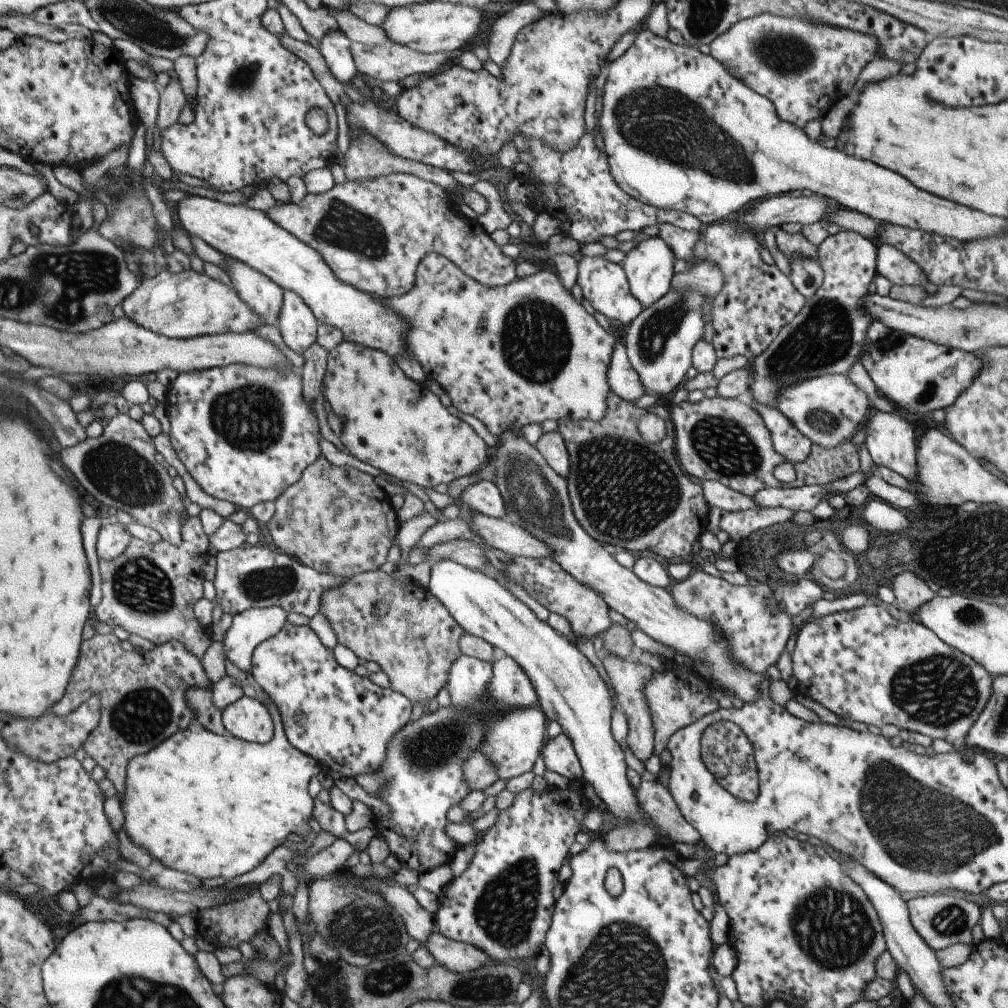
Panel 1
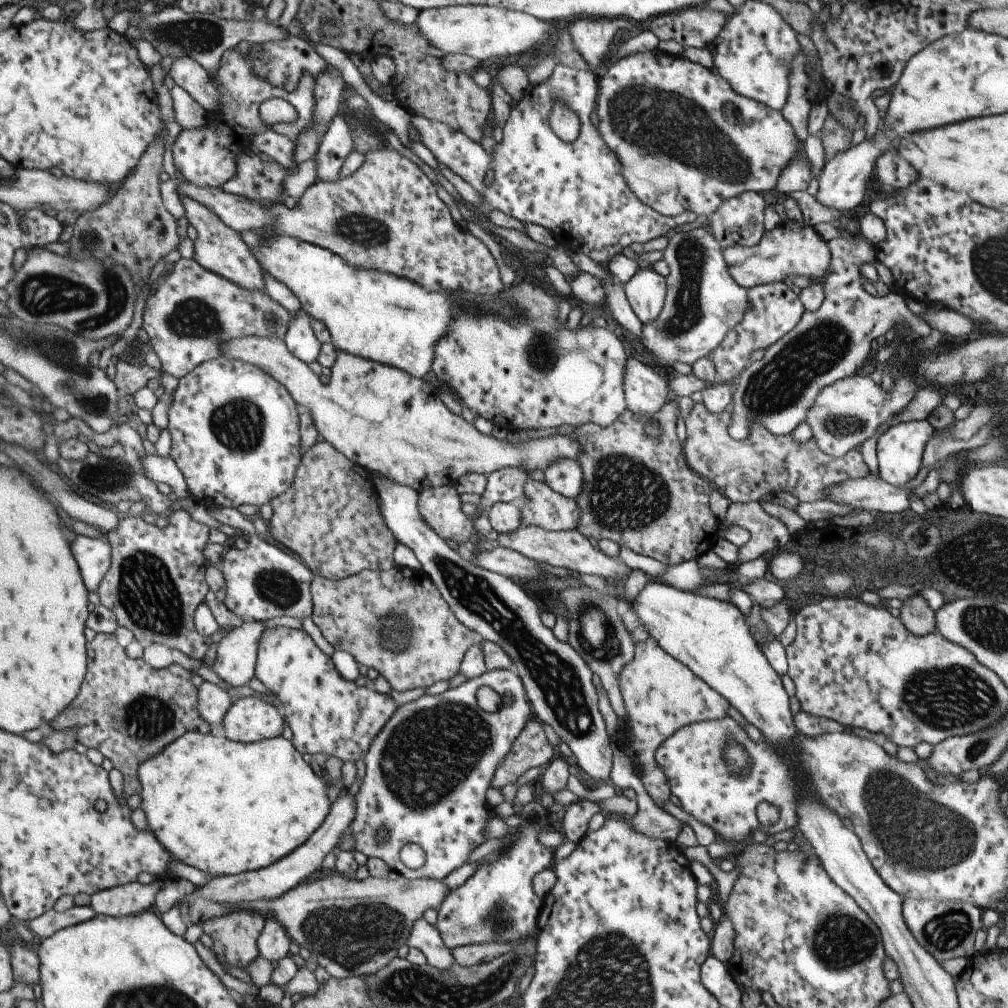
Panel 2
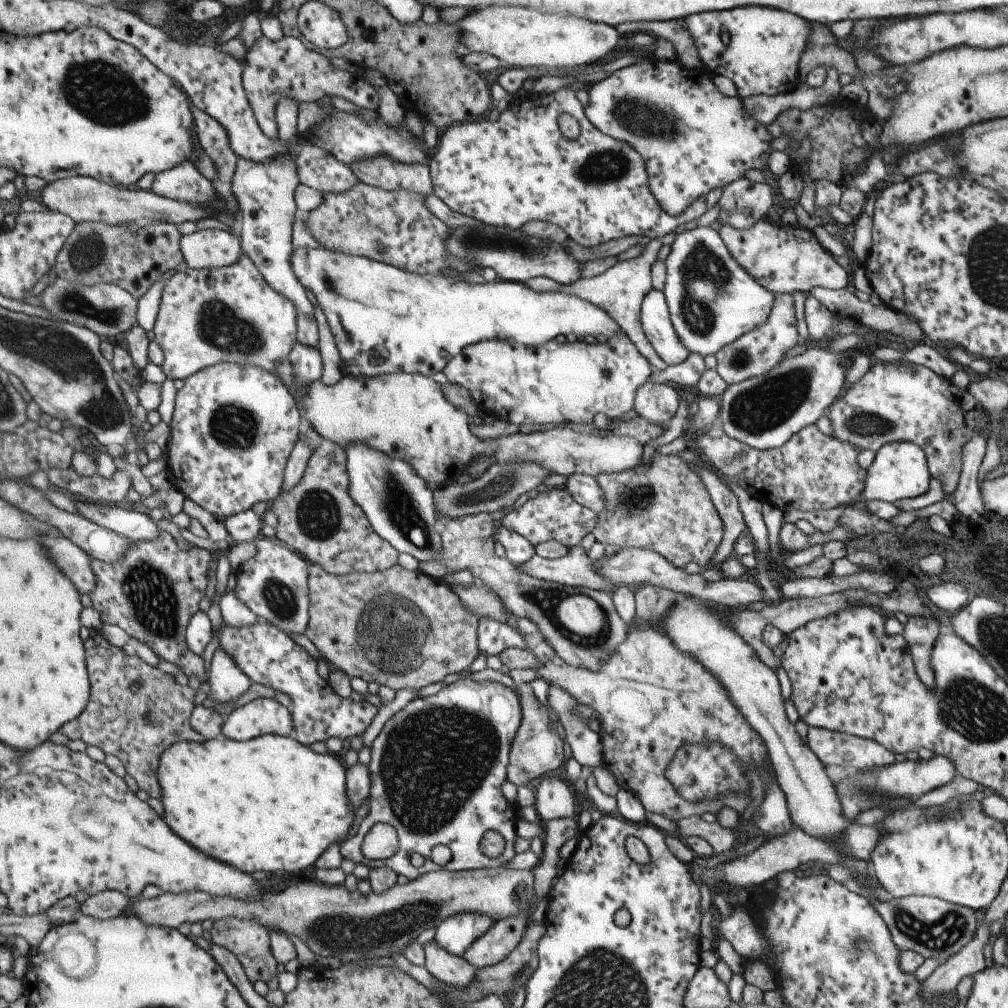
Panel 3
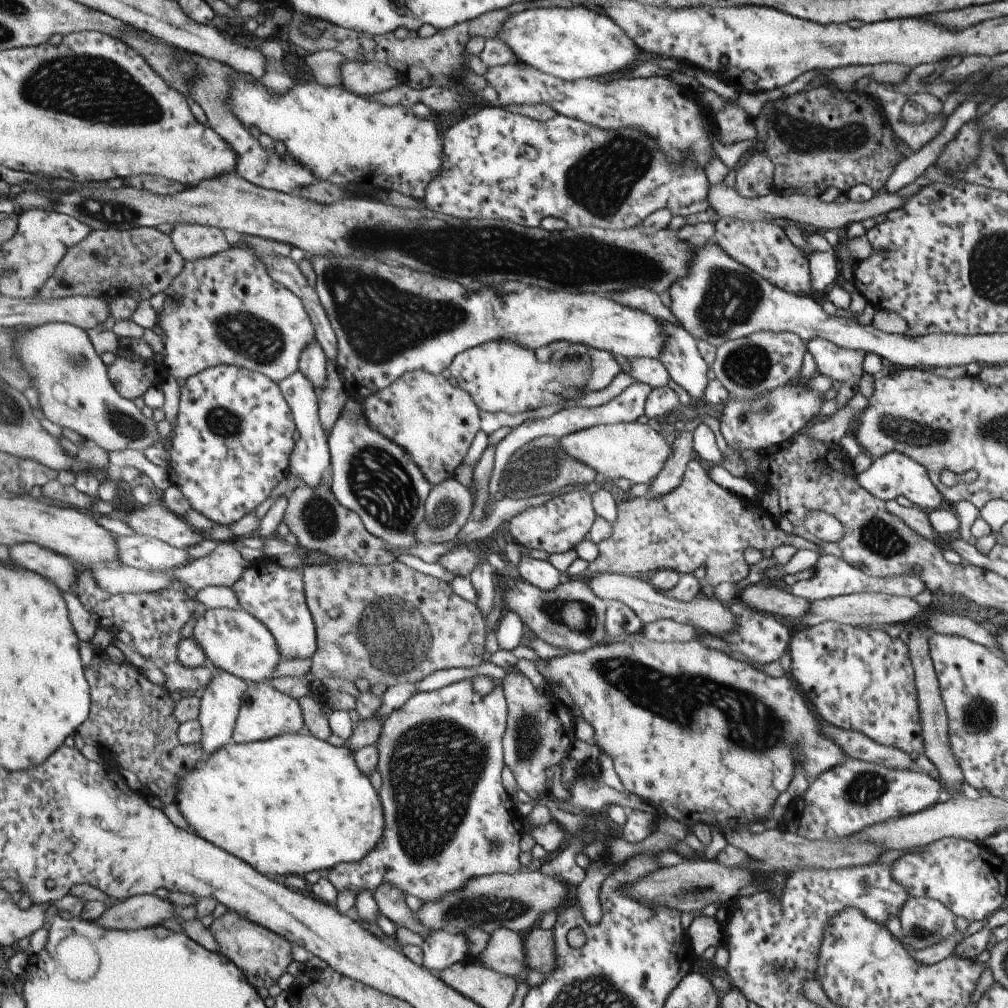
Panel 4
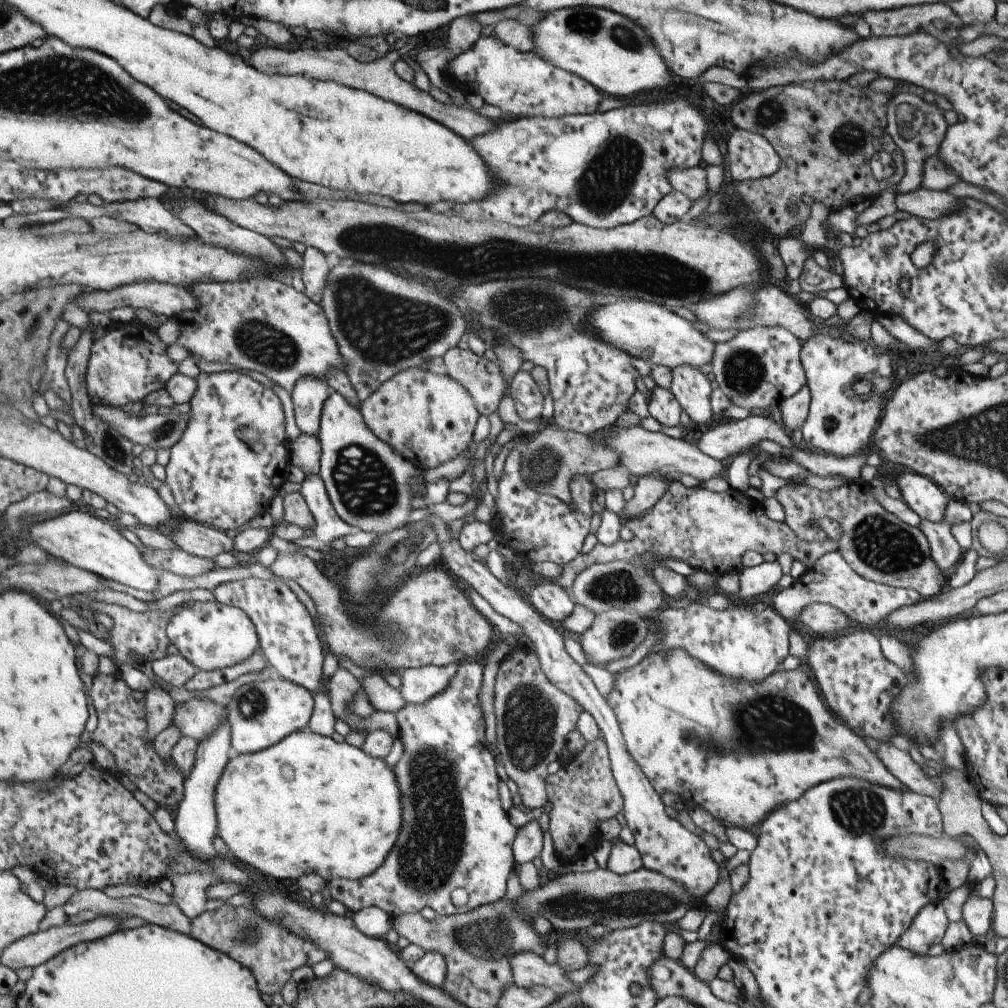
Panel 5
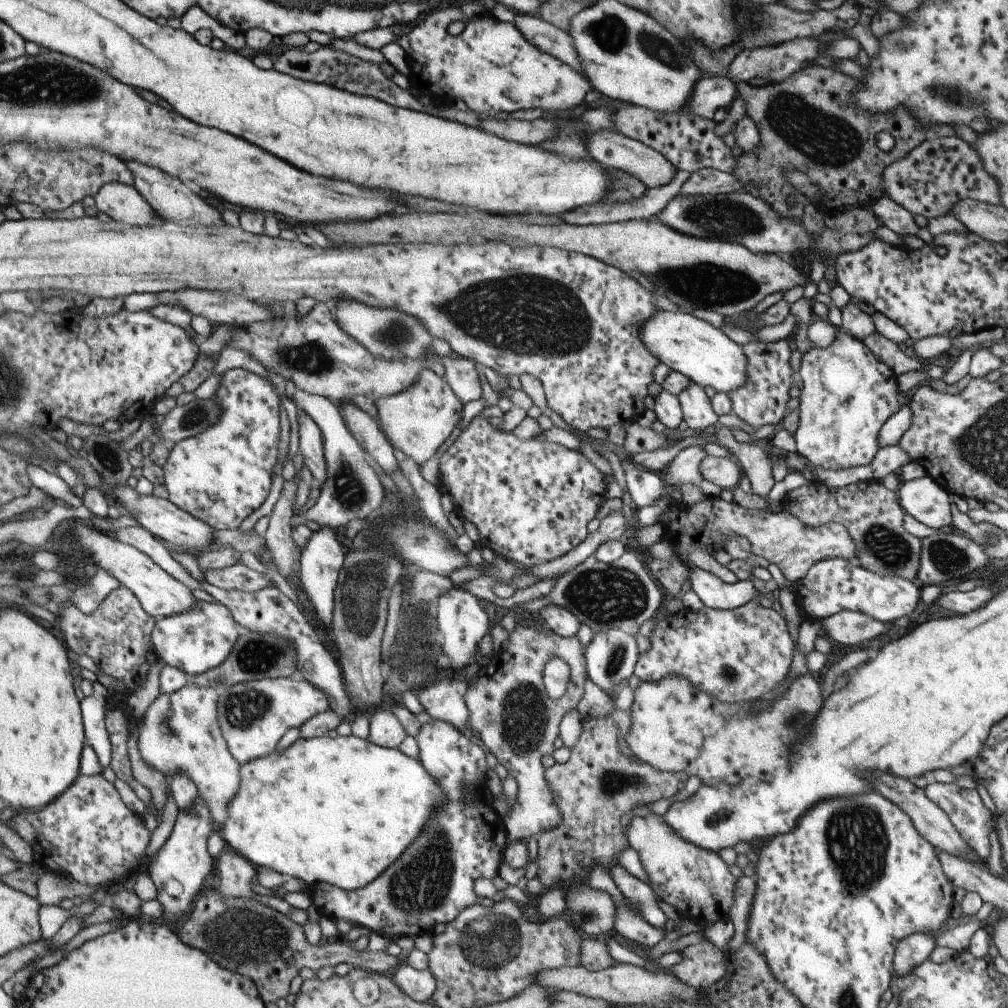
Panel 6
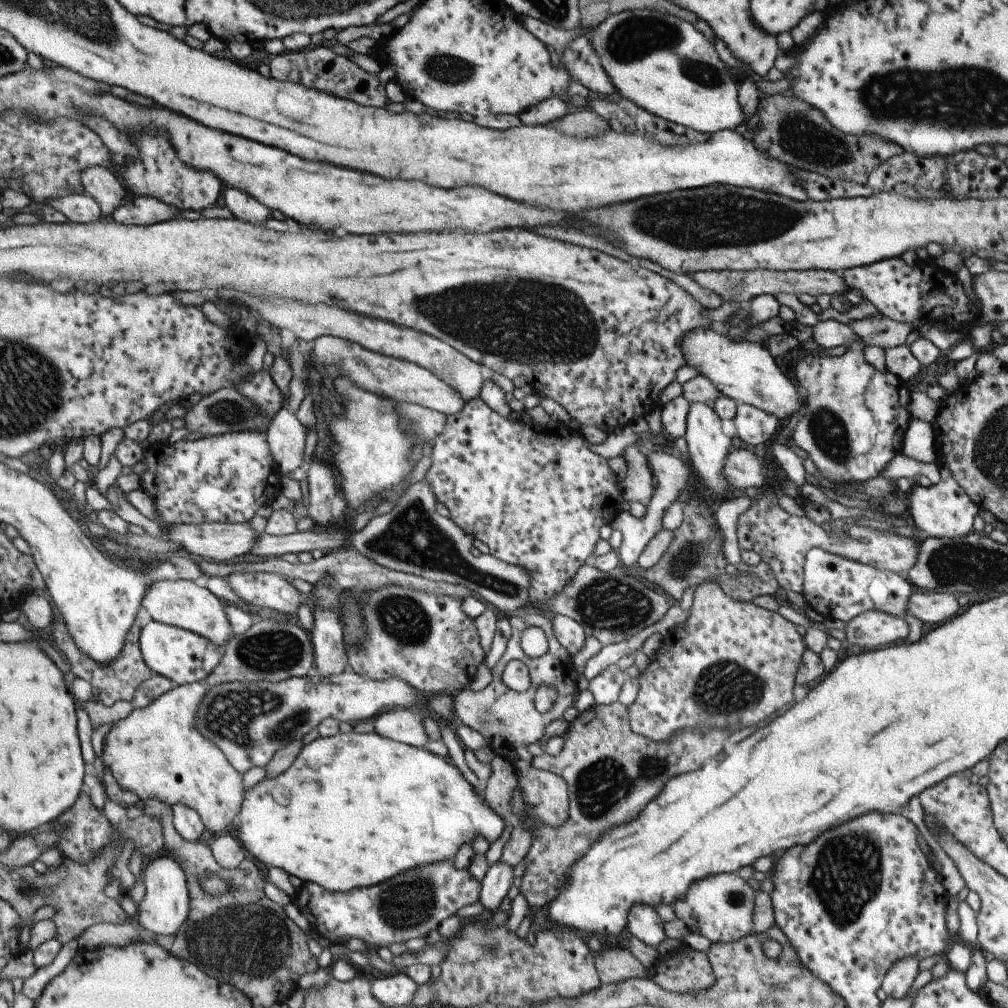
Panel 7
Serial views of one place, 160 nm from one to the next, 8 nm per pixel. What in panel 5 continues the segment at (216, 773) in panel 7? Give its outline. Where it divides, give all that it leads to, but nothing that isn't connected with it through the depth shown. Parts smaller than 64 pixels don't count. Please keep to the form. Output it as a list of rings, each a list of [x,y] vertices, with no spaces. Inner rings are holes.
[[[191,699],[174,704],[172,722],[180,732],[199,742],[209,734],[225,717],[225,708],[209,701]]]

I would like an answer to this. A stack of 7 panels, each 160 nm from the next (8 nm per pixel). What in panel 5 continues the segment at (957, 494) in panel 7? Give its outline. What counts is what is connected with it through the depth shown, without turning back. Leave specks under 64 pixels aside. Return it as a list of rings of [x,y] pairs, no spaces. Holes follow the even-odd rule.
[[[900,471],[895,475],[895,484],[900,491],[901,500],[920,520],[943,520],[949,498],[931,479],[913,471]]]

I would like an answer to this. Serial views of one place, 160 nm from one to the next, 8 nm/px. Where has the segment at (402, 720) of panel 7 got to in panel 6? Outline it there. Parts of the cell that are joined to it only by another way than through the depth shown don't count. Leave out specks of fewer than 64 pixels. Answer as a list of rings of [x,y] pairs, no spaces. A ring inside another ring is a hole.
[[[376,710],[368,717],[368,736],[371,744],[388,749],[397,749],[399,743],[407,735],[399,721],[390,710]]]

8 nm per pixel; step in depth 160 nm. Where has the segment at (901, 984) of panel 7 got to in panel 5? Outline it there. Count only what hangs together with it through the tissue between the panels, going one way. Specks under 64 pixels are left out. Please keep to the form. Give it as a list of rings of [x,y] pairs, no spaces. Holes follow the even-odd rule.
[[[939,901],[927,903],[915,913],[895,944],[913,954],[925,955],[929,946],[940,943],[949,923]]]

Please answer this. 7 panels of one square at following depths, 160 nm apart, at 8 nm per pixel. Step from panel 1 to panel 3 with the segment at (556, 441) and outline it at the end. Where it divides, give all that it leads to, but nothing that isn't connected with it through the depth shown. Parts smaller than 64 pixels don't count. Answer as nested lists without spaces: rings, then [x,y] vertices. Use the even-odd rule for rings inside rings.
[[[571,474],[565,478],[563,489],[580,506],[591,510],[596,515],[605,508],[605,498],[594,478],[583,474]]]

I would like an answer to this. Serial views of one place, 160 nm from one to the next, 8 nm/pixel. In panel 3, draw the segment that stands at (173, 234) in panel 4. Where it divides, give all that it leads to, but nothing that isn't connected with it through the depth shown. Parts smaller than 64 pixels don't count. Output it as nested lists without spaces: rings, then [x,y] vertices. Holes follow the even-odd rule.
[[[196,230],[180,236],[179,250],[191,269],[217,269],[229,266],[241,256],[240,239],[227,230]]]

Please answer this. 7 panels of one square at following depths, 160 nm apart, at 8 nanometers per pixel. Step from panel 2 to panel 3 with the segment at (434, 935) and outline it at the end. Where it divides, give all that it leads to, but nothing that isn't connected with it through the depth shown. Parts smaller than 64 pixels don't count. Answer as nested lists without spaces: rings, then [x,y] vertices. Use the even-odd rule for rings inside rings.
[[[420,940],[424,953],[425,971],[433,978],[447,986],[453,986],[457,992],[465,988],[471,980],[475,982],[475,968],[462,957],[451,956],[437,946],[435,940]]]

